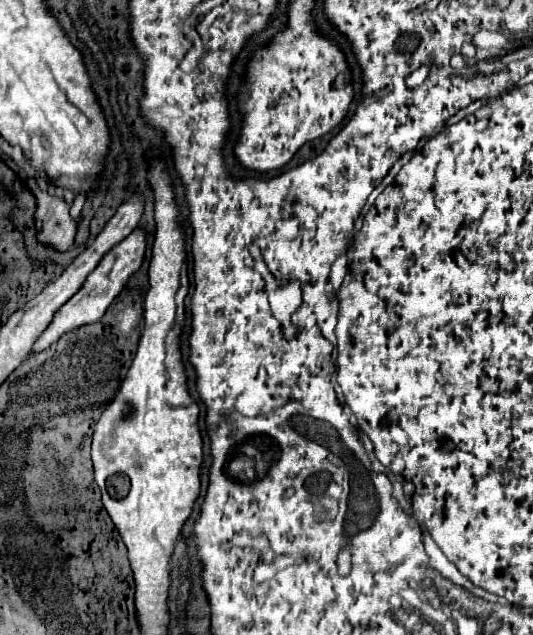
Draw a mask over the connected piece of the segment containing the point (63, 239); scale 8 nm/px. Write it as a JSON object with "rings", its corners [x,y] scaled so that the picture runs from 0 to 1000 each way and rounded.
{"rings":[[[60,279],[60,282],[53,285],[53,294],[56,294],[56,301],[68,307],[68,313],[71,313],[71,329],[68,329],[68,361],[75,364],[75,367],[71,367],[71,380],[94,383],[94,386],[105,389],[109,395],[124,395],[128,386],[139,383],[143,364],[146,364],[146,351],[150,351],[143,342],[131,339],[135,320],[128,320],[120,310],[98,307],[98,304],[90,304],[86,298],[71,294],[68,279]]]}

